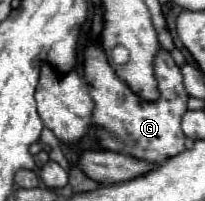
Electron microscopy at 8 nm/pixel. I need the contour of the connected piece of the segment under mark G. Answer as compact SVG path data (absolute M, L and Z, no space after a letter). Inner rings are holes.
M92 40L88 48L84 50L84 80L88 82L90 96L96 104L92 118L96 124L96 136L104 150L128 154L128 156L158 162L158 164L184 152L186 136L180 128L180 120L186 112L188 94L182 84L182 72L166 50L158 52L154 70L156 70L158 88L160 88L160 100L142 102L142 98L138 98L122 80L118 80L98 40ZM118 96L124 96L124 100L118 102Z

